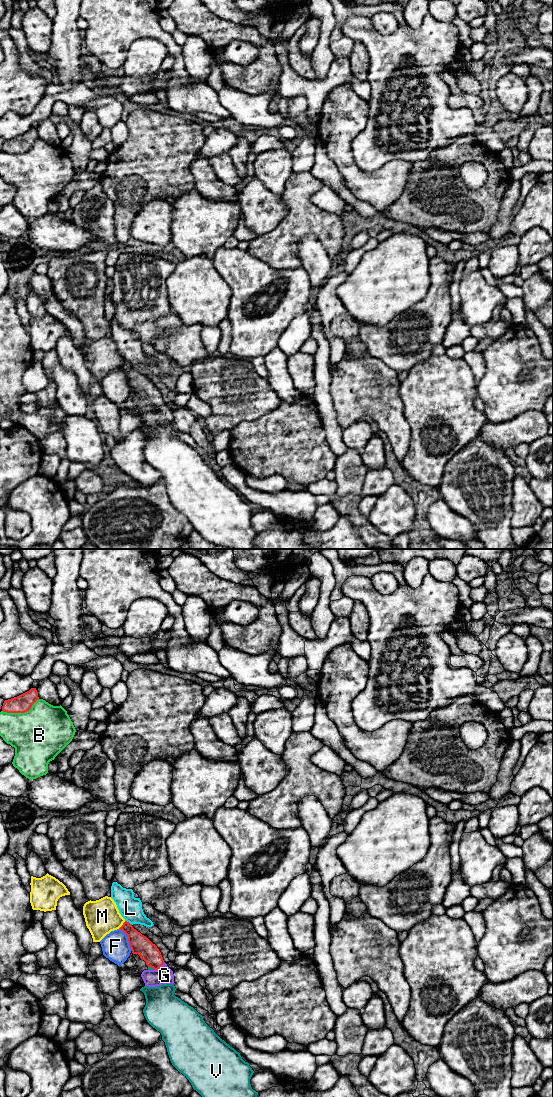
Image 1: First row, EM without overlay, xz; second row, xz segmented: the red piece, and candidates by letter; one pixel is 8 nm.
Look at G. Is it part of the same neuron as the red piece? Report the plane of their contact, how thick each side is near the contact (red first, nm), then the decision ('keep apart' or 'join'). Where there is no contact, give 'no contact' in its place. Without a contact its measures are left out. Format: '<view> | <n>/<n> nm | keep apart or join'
xz | 160/140 nm | join

